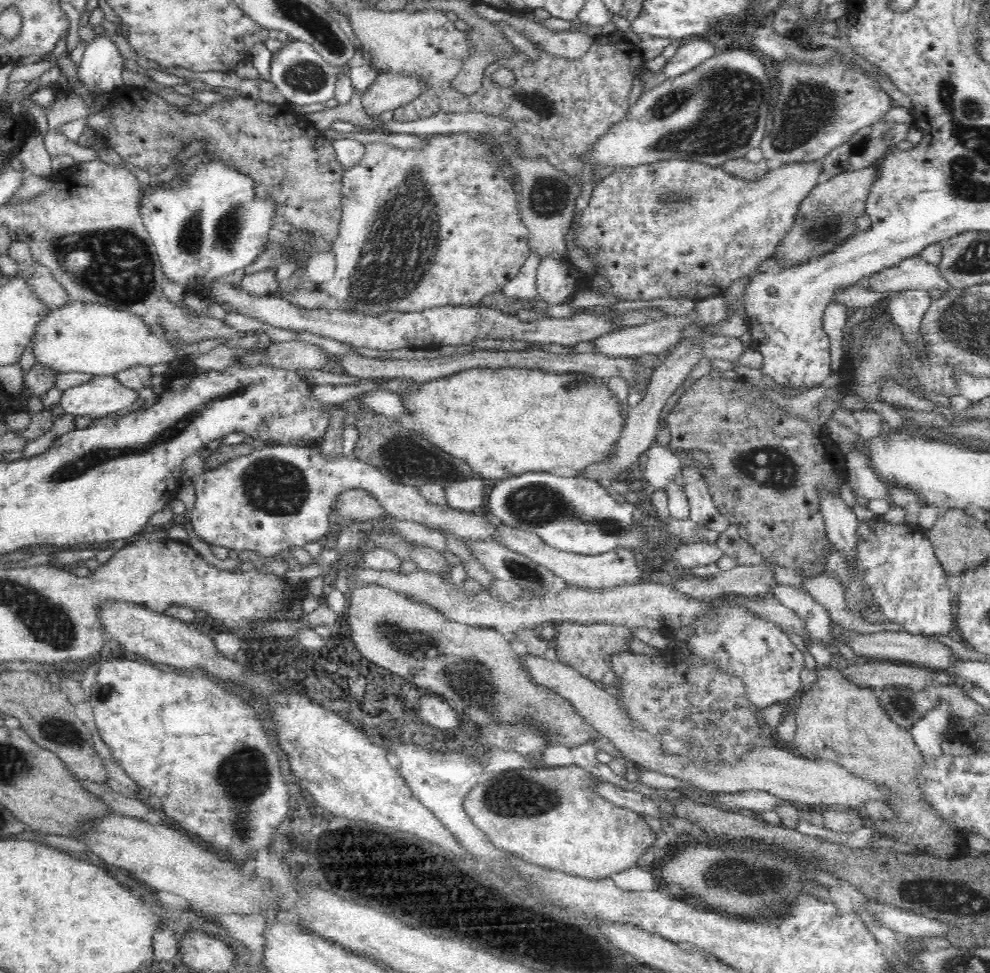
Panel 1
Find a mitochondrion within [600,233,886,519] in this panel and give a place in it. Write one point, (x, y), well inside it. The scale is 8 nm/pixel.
(771, 467)

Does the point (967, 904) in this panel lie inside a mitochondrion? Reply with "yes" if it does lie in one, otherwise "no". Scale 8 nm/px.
yes

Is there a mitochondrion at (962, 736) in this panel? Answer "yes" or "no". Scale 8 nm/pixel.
no

